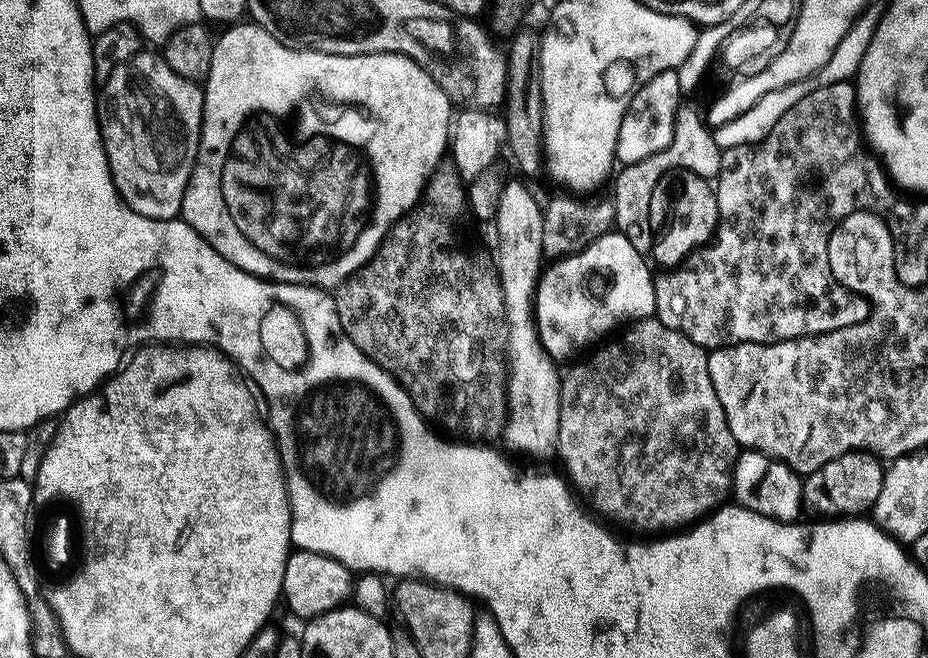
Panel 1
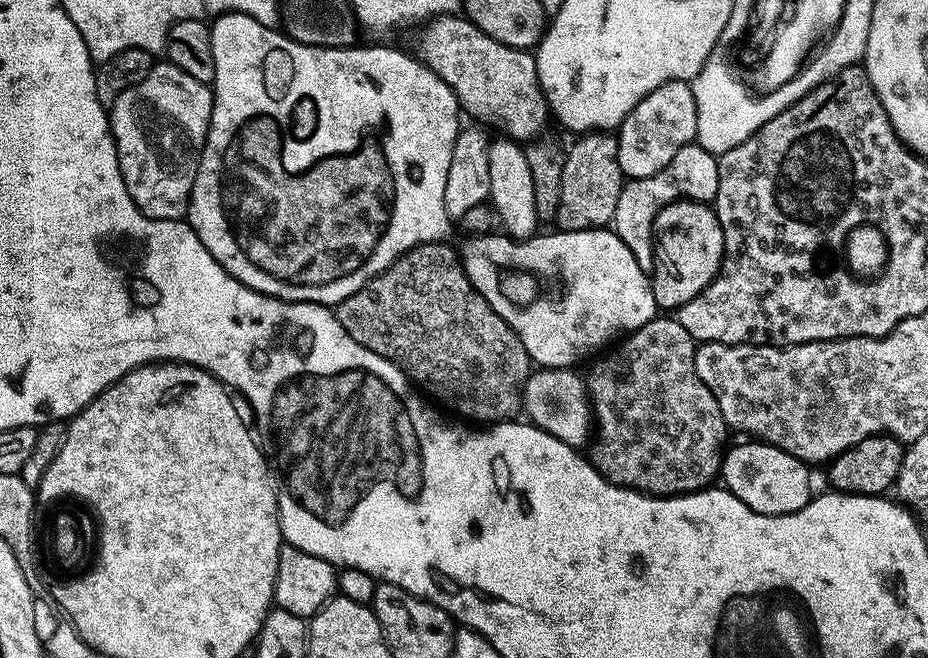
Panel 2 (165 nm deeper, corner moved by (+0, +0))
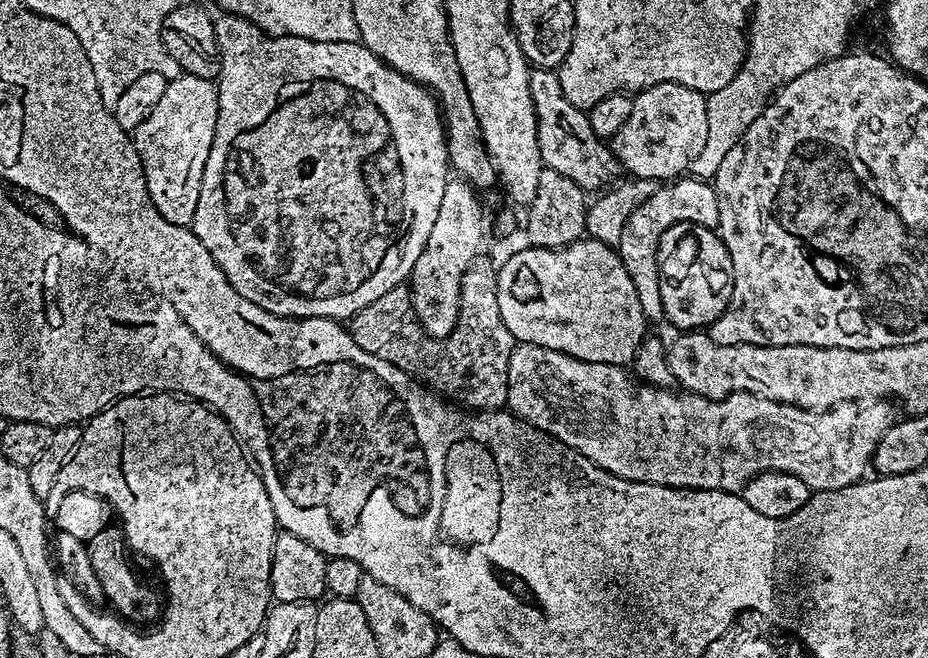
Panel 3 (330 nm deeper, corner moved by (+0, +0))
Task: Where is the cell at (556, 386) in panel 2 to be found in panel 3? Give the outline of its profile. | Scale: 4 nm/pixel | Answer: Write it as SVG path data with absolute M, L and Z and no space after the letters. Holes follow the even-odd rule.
M517 343L516 348L510 354L507 407L524 423L531 424L538 431L543 432L545 436L550 436L560 444L566 445L576 455L585 456L591 464L596 464L602 470L606 470L623 480L633 480L643 484L657 484L667 488L722 490L723 492L734 492L737 494L743 493L746 485L763 472L789 472L795 476L800 476L802 482L806 482L806 486L813 493L833 492L834 490L842 490L851 484L858 484L865 479L867 472L864 471L869 471L872 455L882 438L882 434L886 434L886 430L894 423L894 415L892 416L893 405L884 398L876 398L871 402L846 400L842 404L836 404L833 408L825 408L823 410L799 408L793 404L774 402L749 392L731 392L729 396L724 397L722 400L711 400L705 396L697 396L687 390L676 391L676 393L668 388L658 388L643 382L633 382L630 376L630 381L628 381L628 376L624 372L627 371L618 364L586 362L585 360L562 354L558 350L546 350L542 346Z

